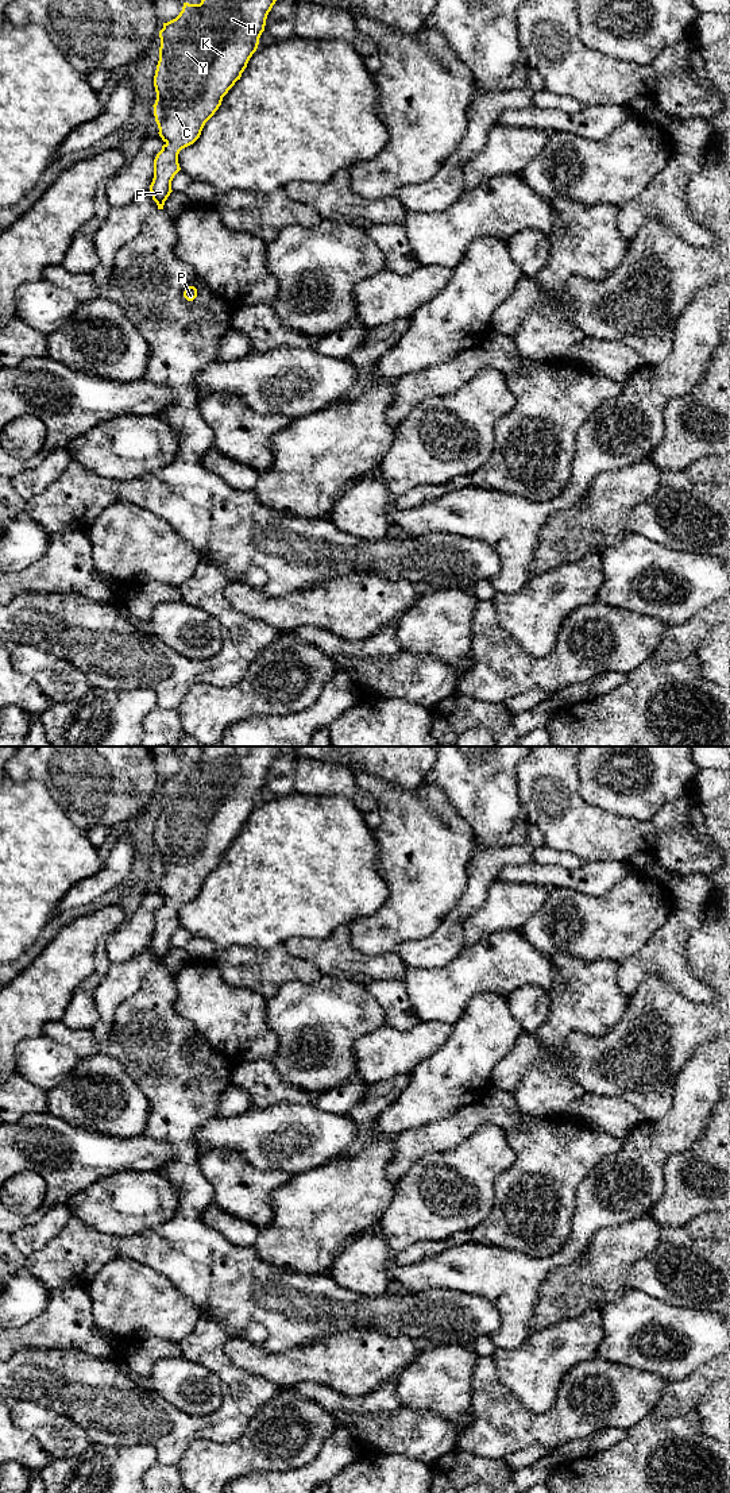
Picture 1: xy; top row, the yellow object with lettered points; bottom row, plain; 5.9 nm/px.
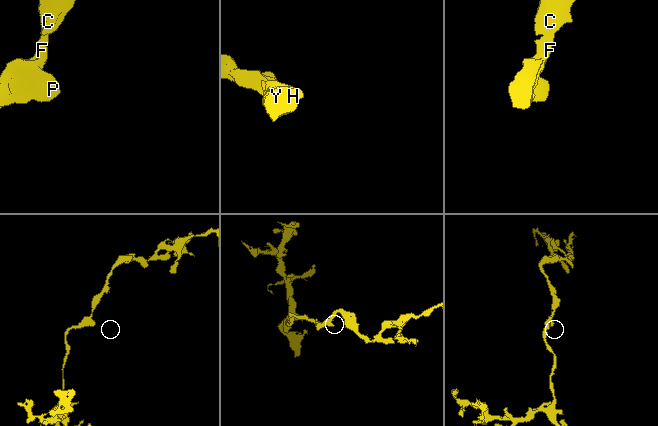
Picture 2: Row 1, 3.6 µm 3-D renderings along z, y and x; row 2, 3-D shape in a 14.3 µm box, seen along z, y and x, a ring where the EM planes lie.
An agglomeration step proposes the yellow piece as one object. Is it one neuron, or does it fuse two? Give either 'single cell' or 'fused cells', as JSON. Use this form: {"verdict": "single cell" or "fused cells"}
{"verdict": "single cell"}

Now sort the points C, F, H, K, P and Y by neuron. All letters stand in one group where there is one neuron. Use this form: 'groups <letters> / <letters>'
groups C F H K P Y

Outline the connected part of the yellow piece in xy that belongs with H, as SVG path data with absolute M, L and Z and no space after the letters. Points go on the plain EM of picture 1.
M202 746L200 760L184 759L179 771L163 779L154 832L157 856L152 863L158 890L165 900L154 915L154 934L150 941L158 965L163 965L173 948L171 937L181 926L179 907L200 894L205 879L221 861L223 853L240 836L258 805L267 771L279 752L281 746Z

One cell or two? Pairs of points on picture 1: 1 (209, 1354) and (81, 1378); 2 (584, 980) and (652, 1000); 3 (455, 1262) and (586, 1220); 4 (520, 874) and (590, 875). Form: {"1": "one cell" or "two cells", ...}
{"1": "one cell", "2": "two cells", "3": "one cell", "4": "one cell"}

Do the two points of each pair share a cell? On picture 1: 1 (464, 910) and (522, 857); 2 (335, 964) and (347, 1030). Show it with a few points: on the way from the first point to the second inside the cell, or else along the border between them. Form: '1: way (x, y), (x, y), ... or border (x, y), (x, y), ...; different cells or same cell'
1: way (475, 891), (479, 879), (503, 857); same cell
2: border (323, 973), (331, 978), (359, 982), (363, 986); different cells

